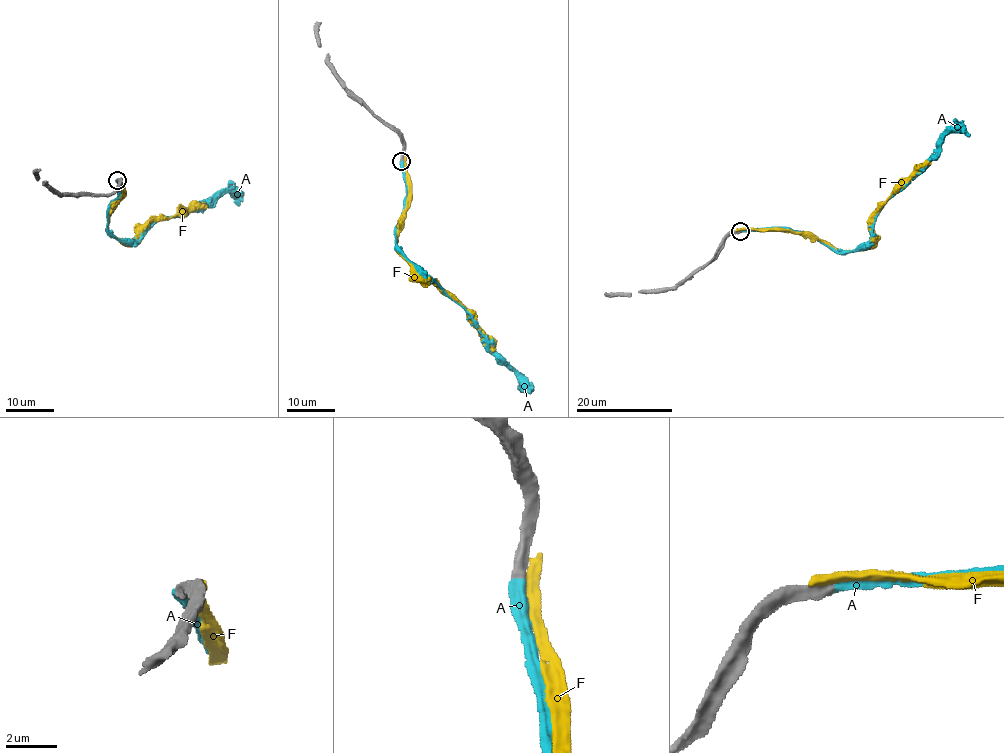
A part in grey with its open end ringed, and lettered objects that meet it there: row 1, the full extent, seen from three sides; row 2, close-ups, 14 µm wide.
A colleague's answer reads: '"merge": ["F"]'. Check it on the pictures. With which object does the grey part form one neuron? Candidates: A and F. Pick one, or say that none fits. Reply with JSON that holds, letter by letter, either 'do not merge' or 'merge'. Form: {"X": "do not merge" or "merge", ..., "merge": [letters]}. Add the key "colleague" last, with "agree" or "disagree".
{"A": "merge", "F": "do not merge", "merge": ["A"], "colleague": "disagree"}

